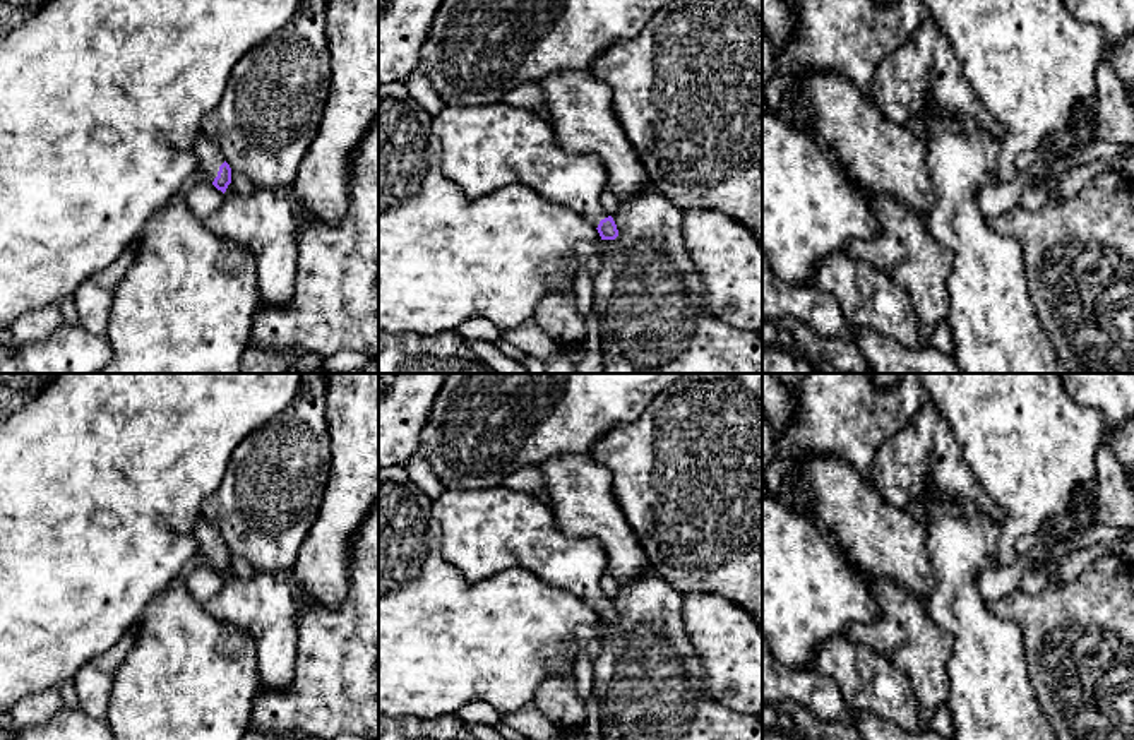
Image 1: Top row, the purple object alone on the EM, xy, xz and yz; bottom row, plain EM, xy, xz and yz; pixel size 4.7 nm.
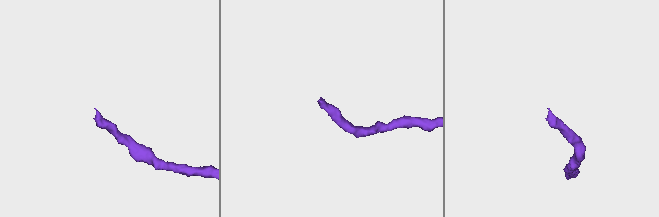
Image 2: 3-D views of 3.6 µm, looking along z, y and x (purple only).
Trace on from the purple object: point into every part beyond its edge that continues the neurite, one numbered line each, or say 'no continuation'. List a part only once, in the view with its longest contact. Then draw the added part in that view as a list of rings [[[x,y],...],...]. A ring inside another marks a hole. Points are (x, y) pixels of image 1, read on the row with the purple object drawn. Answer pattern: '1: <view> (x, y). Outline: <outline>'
1: xy (187, 304). Outline: [[[199,132],[195,139],[195,156],[199,158],[197,171],[183,182],[180,190],[175,192],[163,207],[156,209],[151,214],[139,238],[135,240],[132,266],[127,269],[122,283],[116,286],[113,293],[110,319],[106,325],[106,337],[113,348],[113,358],[103,370],[96,373],[240,373],[242,356],[250,346],[254,319],[259,305],[262,303],[262,298],[259,293],[259,276],[255,271],[255,259],[242,245],[212,233],[204,224],[204,221],[199,219],[188,209],[187,195],[192,192],[192,188],[199,183],[212,183],[214,178],[218,176],[219,166],[224,163],[224,158],[219,147],[202,132]]]

